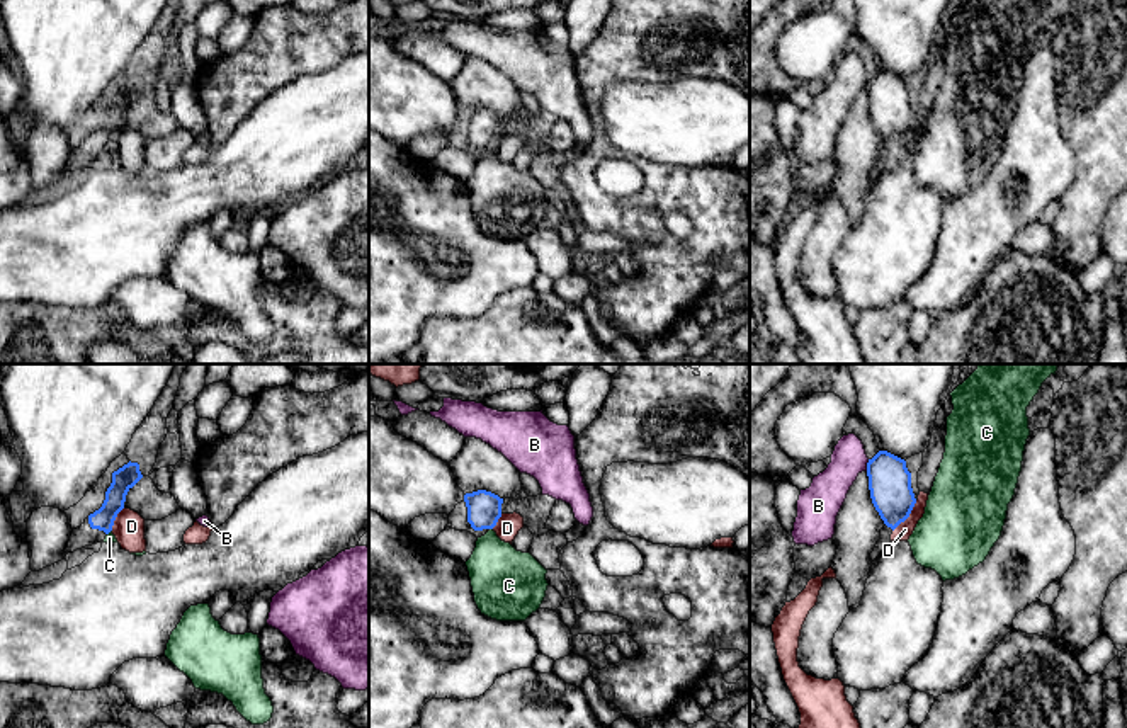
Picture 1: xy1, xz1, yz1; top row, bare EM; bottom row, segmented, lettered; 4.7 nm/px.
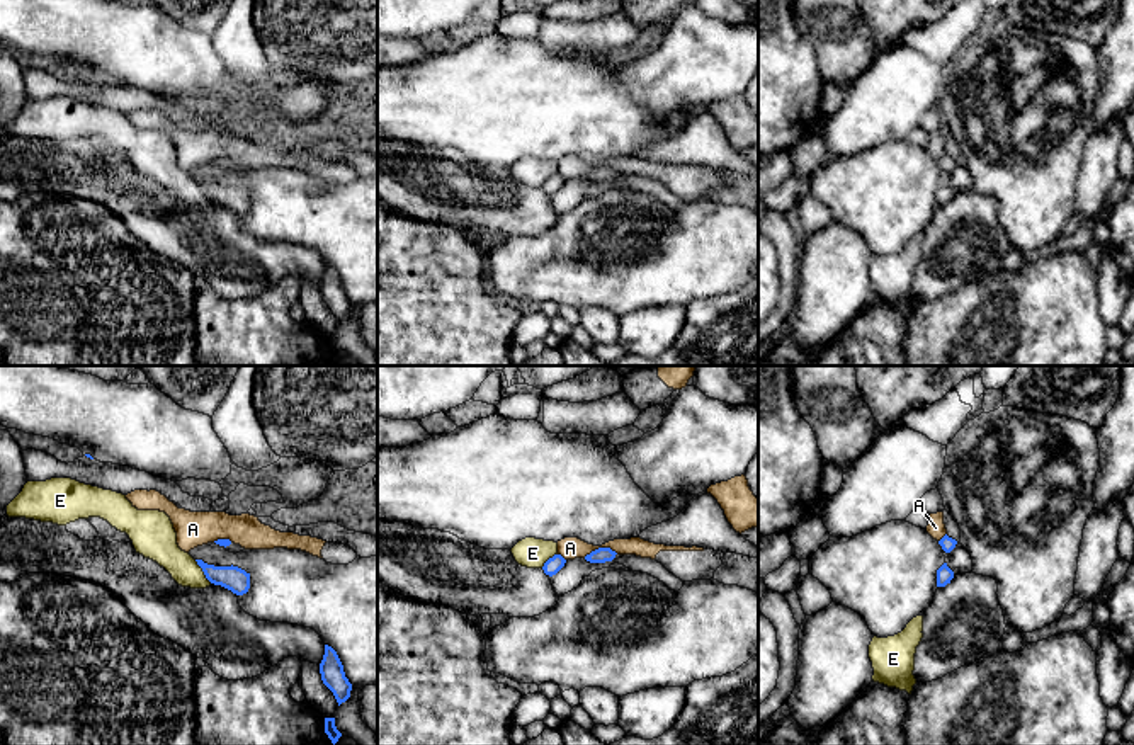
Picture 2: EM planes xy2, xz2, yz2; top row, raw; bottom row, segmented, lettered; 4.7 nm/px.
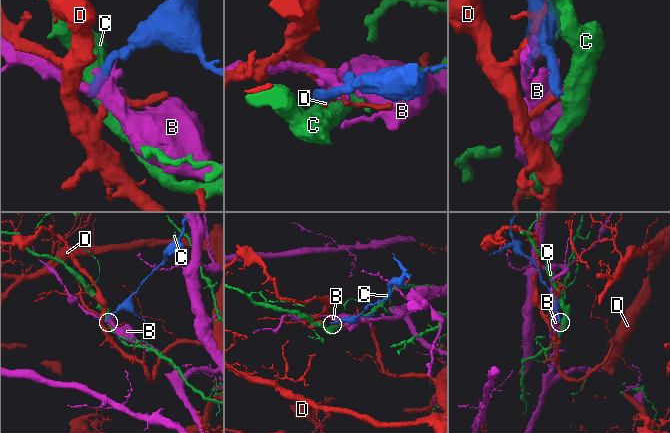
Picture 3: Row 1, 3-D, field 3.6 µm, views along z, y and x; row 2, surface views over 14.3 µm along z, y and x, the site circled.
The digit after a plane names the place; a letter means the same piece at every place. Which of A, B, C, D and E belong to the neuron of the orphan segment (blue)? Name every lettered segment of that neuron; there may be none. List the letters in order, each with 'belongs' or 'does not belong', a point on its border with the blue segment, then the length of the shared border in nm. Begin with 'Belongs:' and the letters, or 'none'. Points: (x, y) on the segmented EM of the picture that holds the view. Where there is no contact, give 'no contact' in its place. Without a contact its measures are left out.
Belongs: none
A: does not belong; meets blue in xz2 at (601, 548); contact 170 nm long
B: does not belong; meets blue in yz1 at (867, 465); contact 60 nm long
C: does not belong; meets blue in xy1 at (109, 531); contact 40 nm long
D: does not belong; meets blue in yz1 at (908, 516); contact 190 nm long
E: does not belong; meets blue in xy2 at (203, 570); contact 140 nm long

